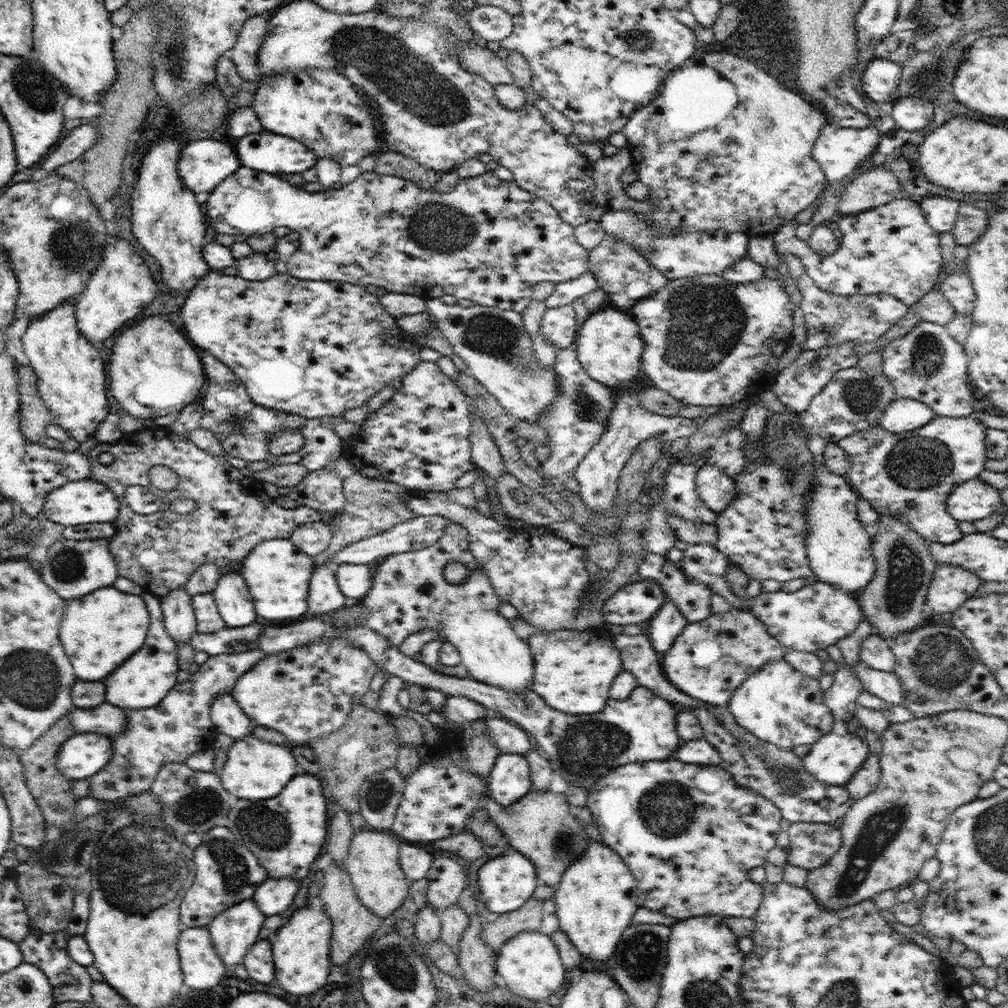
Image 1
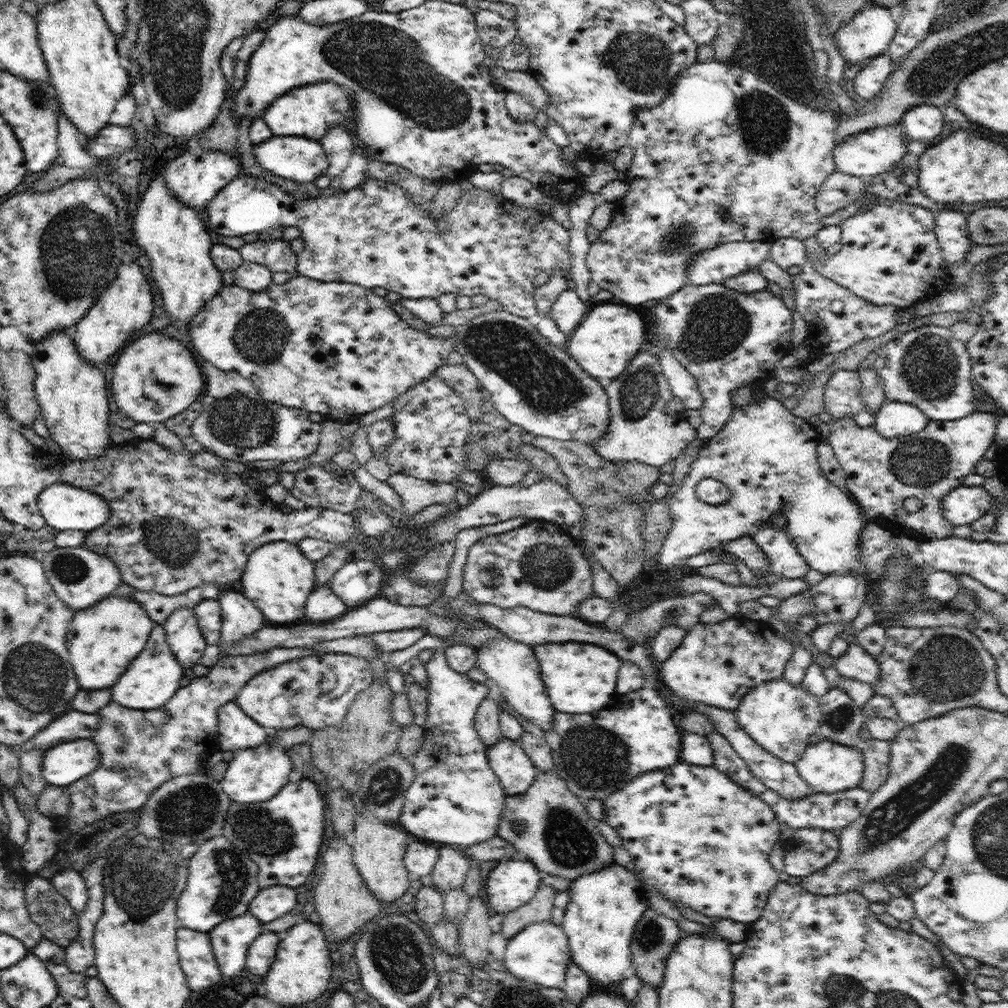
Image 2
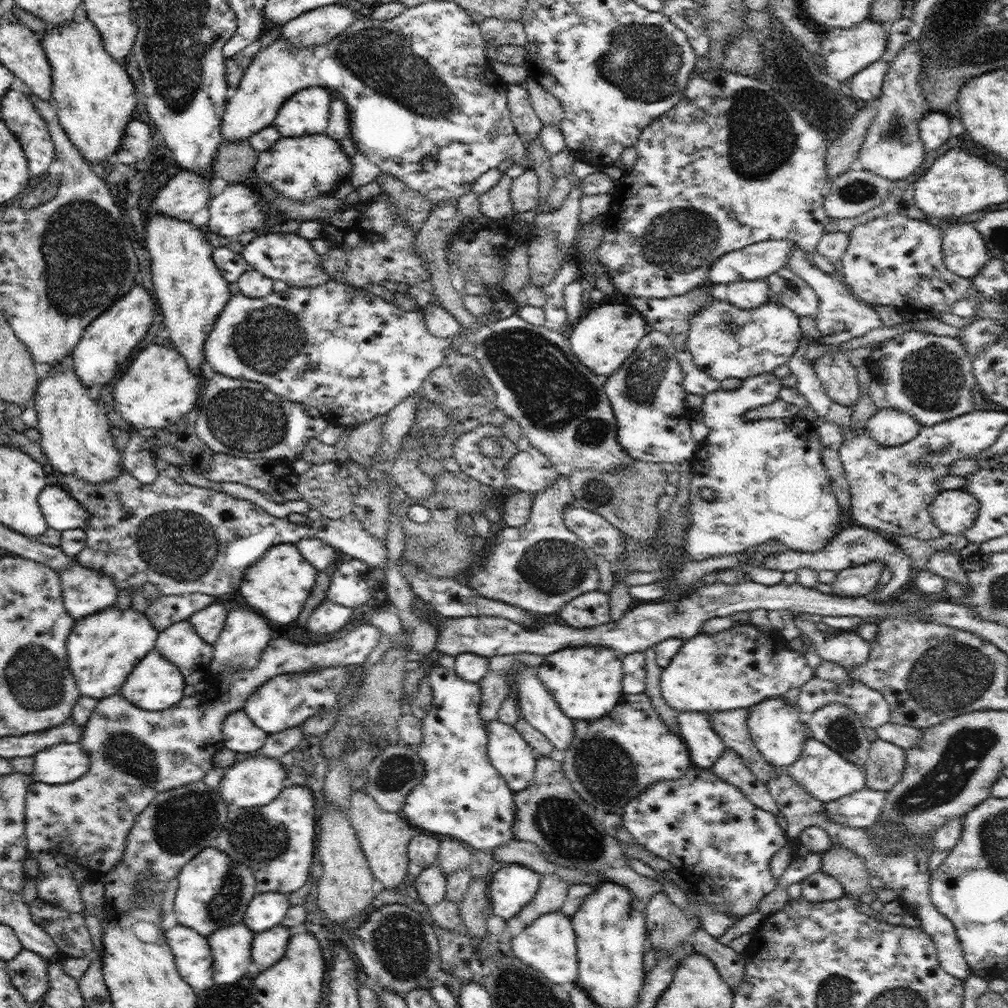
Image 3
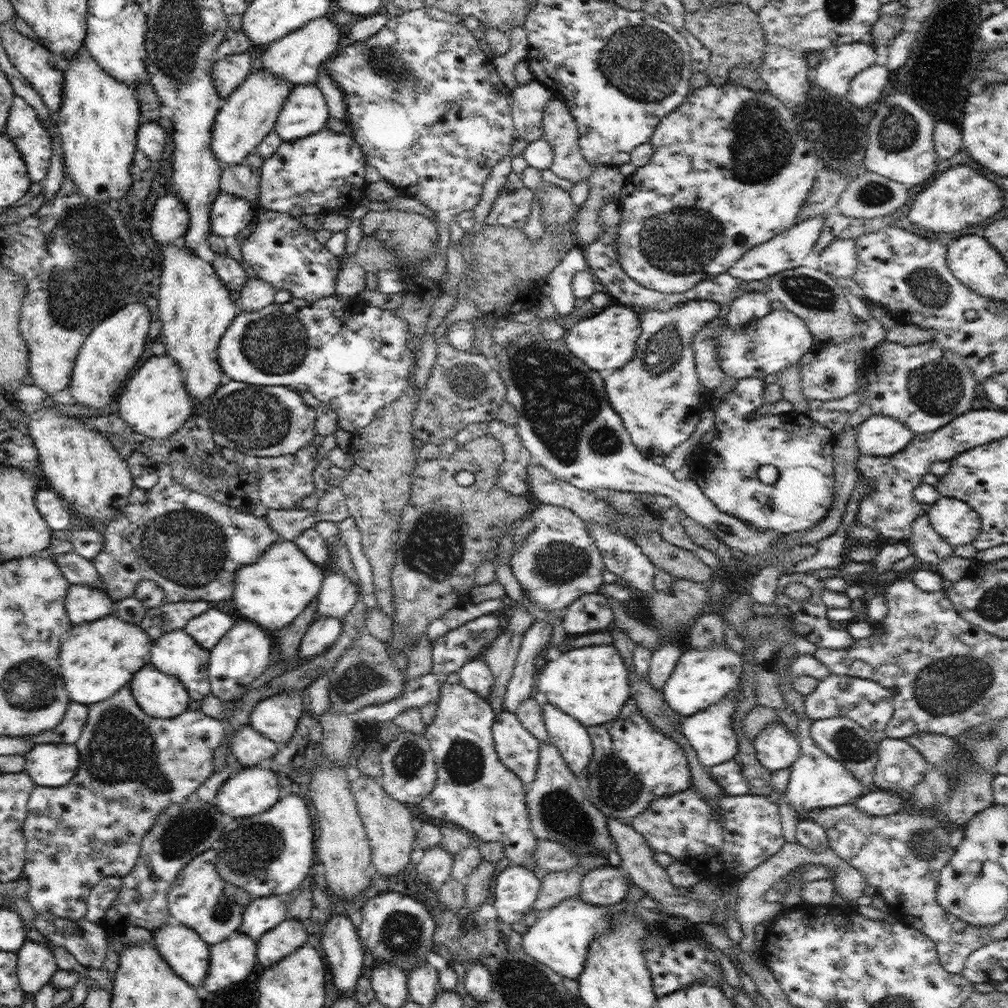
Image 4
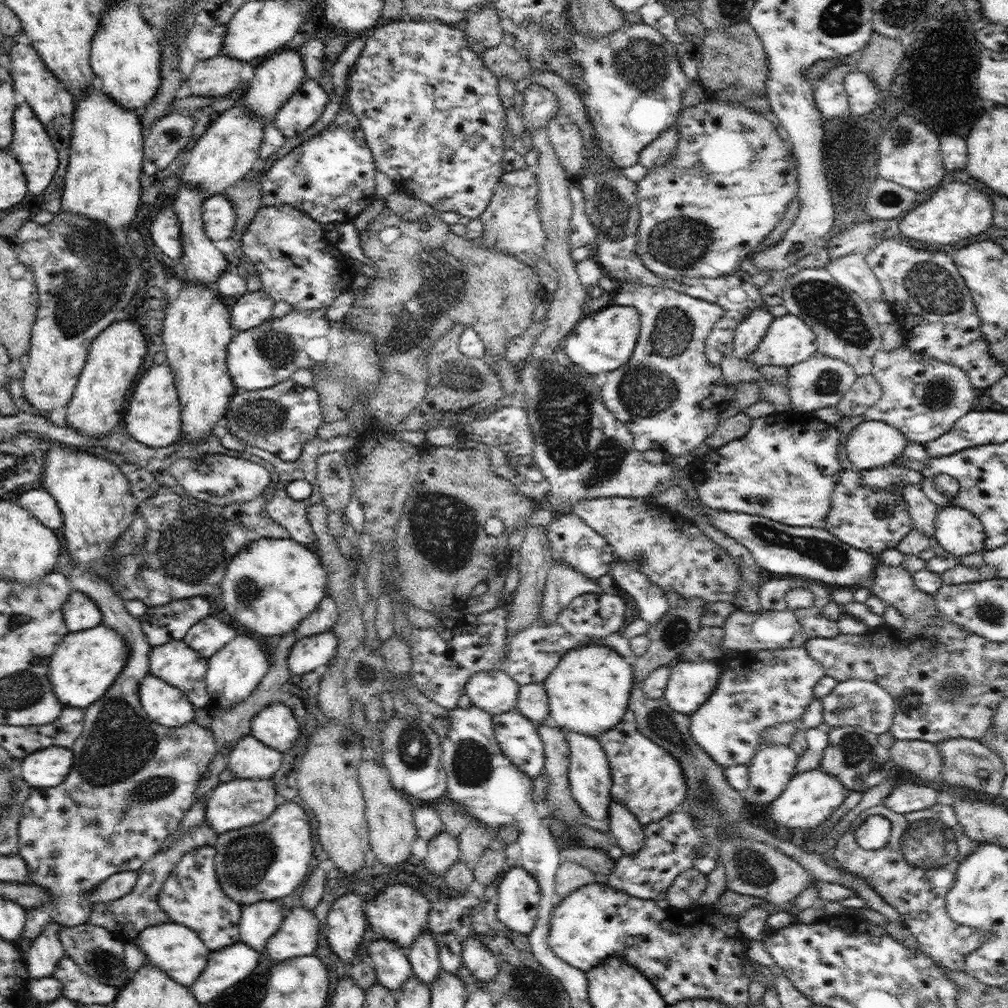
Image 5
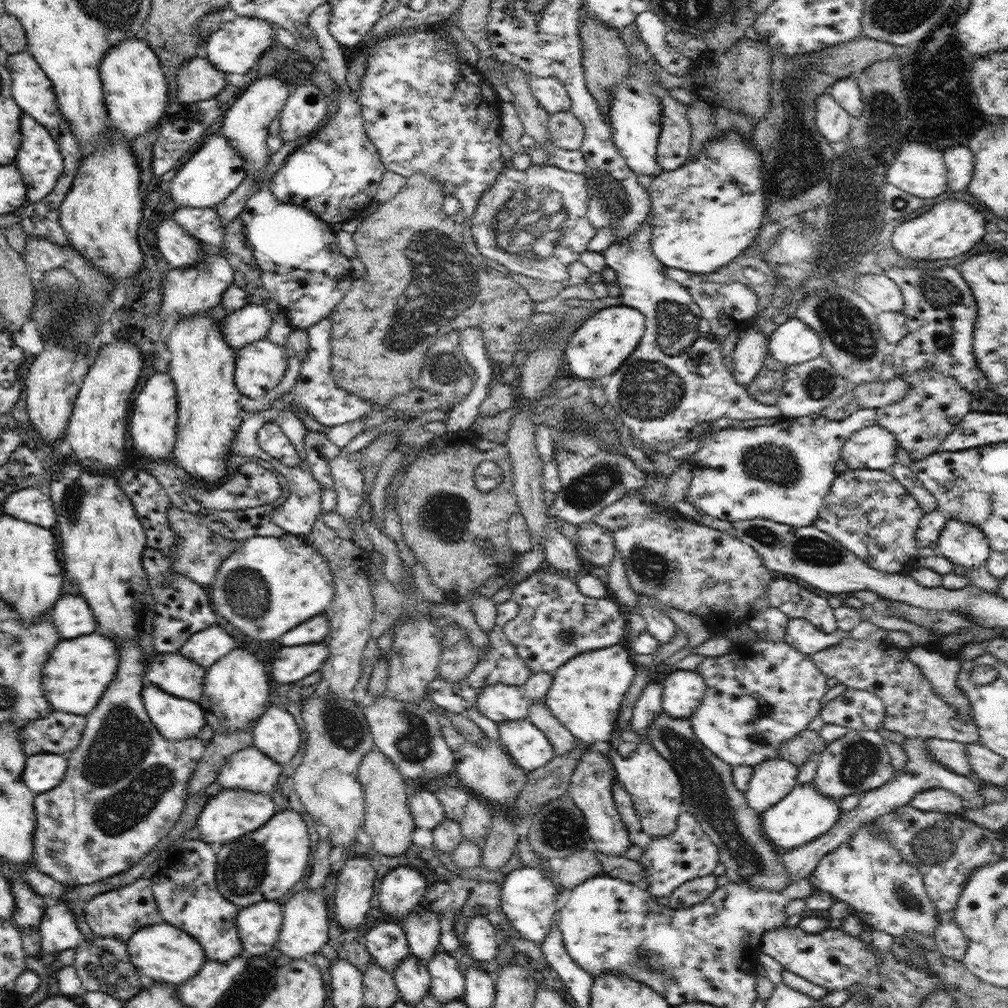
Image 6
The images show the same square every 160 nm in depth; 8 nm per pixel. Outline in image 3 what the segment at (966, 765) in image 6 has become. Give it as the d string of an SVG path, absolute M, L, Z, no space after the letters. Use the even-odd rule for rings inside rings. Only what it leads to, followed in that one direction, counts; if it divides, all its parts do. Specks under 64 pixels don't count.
M882 739L871 742L864 771L865 787L874 791L888 792L900 783L907 766L905 750Z

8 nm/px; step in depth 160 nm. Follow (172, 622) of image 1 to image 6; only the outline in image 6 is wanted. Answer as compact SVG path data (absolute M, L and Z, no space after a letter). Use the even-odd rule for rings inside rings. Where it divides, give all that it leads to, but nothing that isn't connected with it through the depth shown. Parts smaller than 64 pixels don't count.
M158 653L146 665L147 683L159 686L162 690L198 702L203 695L206 669L189 660L182 653Z

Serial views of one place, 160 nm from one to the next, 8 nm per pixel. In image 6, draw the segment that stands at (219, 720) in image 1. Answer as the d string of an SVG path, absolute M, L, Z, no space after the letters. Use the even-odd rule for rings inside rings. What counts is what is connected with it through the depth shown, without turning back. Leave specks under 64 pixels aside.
M251 745L231 754L220 766L216 783L222 789L272 794L282 766Z

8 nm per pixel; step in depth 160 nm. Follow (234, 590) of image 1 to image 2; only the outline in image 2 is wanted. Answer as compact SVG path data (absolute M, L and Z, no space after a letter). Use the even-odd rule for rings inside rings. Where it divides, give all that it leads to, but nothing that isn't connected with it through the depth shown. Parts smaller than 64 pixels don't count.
M228 590L217 598L222 609L221 640L235 644L264 626L262 612L240 592Z

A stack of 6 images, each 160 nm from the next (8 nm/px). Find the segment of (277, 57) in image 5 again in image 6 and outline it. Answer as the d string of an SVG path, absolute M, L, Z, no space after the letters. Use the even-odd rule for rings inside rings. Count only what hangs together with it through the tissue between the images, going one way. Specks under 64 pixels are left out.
M264 76L260 80L254 80L225 109L220 131L245 160L245 174L247 176L251 176L269 165L272 155L267 145L269 126L283 109L284 103L287 102L290 95L285 80L280 80L277 76Z

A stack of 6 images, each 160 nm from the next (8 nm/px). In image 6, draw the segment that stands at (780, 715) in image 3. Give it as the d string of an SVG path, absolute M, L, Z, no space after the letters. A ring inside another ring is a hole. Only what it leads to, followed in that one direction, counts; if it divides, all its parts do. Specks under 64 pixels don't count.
M779 756L752 766L752 770L744 797L756 813L772 808L798 785L798 766Z

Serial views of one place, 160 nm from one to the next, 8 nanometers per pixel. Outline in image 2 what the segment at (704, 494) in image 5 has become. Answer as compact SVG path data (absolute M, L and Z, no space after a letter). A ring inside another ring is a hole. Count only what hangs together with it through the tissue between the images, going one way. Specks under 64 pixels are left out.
M763 385L753 389L762 389L759 399L745 406L734 407L724 428L716 437L707 440L703 450L692 462L684 484L670 498L673 525L656 556L659 568L678 568L695 554L722 548L721 544L729 540L750 537L757 526L769 522L772 517L772 520L778 519L785 523L789 540L813 570L825 575L862 574L869 578L859 558L859 538L867 522L864 513L849 493L840 490L823 475L817 457L817 447L822 443L822 437L816 428L805 418L790 413L782 401L764 393ZM705 478L715 478L729 490L729 499L724 504L711 505L697 497L696 485Z

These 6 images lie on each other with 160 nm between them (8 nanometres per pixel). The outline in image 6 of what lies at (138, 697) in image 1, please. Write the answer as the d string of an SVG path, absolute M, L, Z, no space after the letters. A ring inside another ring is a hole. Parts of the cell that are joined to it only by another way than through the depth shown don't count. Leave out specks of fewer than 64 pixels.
M146 683L141 695L157 731L170 742L197 736L207 724L204 710L197 702L170 694L151 683Z

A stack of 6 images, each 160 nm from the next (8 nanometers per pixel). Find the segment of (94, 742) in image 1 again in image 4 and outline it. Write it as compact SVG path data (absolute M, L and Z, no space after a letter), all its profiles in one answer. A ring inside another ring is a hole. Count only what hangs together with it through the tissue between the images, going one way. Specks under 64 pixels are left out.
M37 744L23 754L26 759L24 773L28 774L36 785L44 787L65 786L78 772L79 752L75 744Z

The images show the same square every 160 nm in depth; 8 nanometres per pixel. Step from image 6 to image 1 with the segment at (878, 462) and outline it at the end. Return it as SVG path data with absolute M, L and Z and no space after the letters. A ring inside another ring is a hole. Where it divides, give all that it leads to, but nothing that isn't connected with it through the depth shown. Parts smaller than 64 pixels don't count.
M913 398L890 401L879 418L879 426L890 433L904 433L920 429L936 416L928 405Z

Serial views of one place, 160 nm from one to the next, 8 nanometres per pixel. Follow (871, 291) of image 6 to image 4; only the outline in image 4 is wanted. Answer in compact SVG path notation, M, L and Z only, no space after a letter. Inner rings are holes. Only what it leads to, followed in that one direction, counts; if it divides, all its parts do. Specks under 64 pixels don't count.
M856 240L832 241L819 255L818 269L834 278L853 278L858 268Z

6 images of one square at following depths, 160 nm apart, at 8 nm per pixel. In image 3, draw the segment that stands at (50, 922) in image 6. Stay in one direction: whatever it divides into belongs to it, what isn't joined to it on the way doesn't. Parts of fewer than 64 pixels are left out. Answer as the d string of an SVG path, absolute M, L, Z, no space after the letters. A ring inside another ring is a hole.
M24 948L8 961L12 984L22 993L29 1005L40 1002L48 990L48 965L48 959Z

